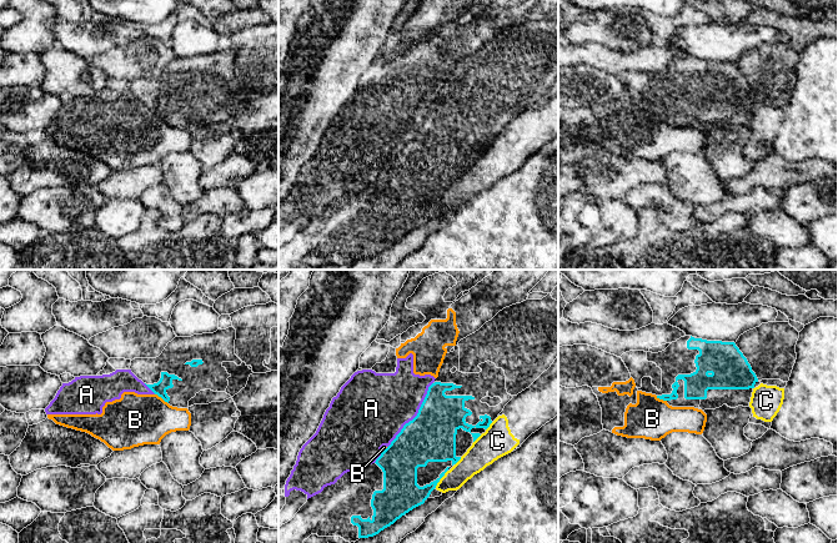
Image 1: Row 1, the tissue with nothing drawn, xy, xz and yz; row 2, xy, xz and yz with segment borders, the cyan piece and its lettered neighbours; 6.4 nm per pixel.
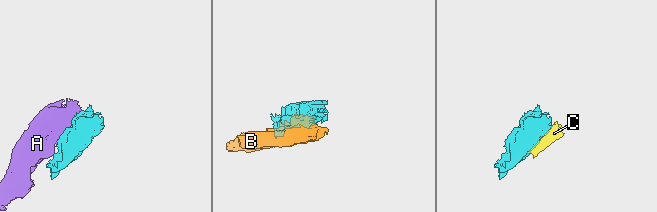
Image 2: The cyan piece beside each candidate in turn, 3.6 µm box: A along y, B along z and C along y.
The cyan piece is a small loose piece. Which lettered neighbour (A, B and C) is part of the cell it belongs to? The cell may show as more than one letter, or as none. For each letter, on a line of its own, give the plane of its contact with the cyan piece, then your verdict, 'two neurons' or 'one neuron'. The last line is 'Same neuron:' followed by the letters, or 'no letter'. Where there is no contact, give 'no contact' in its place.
A: meets cyan in xz; two neurons
B: meets cyan in xy; two neurons
C: meets cyan in xz; two neurons
Same neuron: no letter

